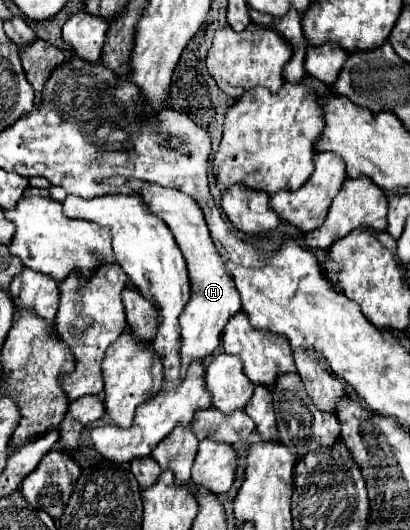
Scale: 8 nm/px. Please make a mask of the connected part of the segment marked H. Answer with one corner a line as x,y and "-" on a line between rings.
134,181
130,183
134,187
142,201
148,203
148,207
166,221
170,227
184,259
188,265
188,275
190,275
190,299
180,315
180,373
186,375
188,367
192,361
204,361
208,355
214,353
214,349
220,345
220,333
230,319
240,309
240,297
234,287
234,279
226,271
226,265
216,251
210,231
206,227
202,209
194,199
188,195
182,195
182,191
162,187
158,183
146,183
146,181

